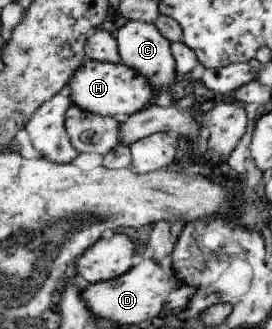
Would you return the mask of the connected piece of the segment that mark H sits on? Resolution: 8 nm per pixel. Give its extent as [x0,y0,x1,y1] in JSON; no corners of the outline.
[68,59,157,120]

